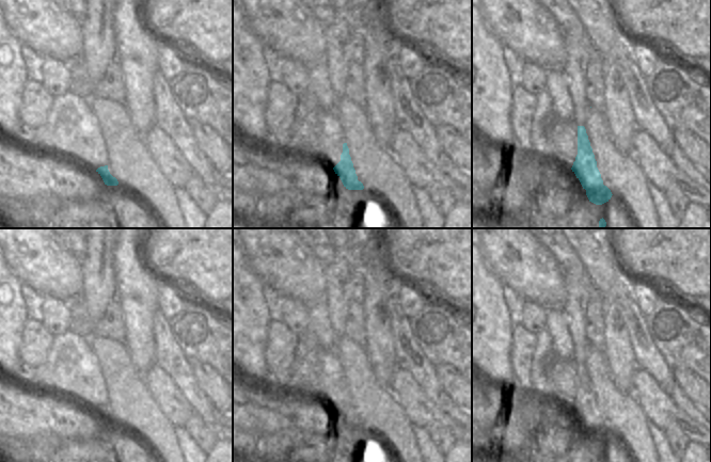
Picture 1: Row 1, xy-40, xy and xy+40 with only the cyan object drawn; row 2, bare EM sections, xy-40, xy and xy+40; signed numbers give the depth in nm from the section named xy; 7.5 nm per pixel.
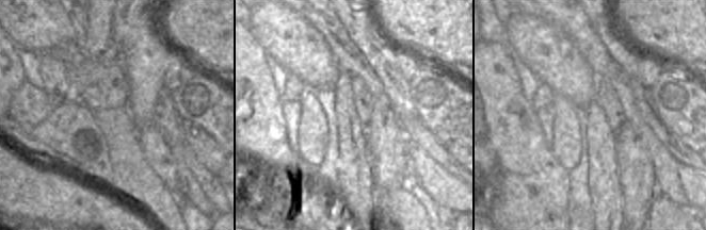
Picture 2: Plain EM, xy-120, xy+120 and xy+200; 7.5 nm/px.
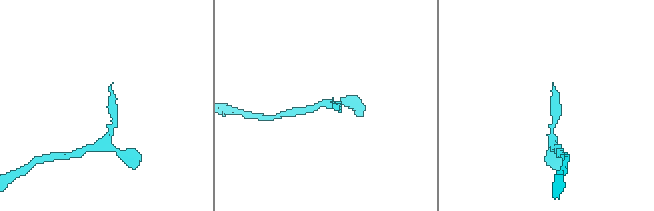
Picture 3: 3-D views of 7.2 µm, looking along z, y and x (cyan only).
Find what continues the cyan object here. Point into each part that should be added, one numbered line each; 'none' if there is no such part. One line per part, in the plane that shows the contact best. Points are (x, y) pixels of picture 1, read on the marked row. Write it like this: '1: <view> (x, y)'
1: xy+40 (579, 51)

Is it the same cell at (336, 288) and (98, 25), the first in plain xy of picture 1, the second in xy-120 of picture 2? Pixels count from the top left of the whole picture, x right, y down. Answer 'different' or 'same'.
same

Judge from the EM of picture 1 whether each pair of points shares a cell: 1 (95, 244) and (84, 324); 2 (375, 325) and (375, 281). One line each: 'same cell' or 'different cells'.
1: different cells
2: same cell

